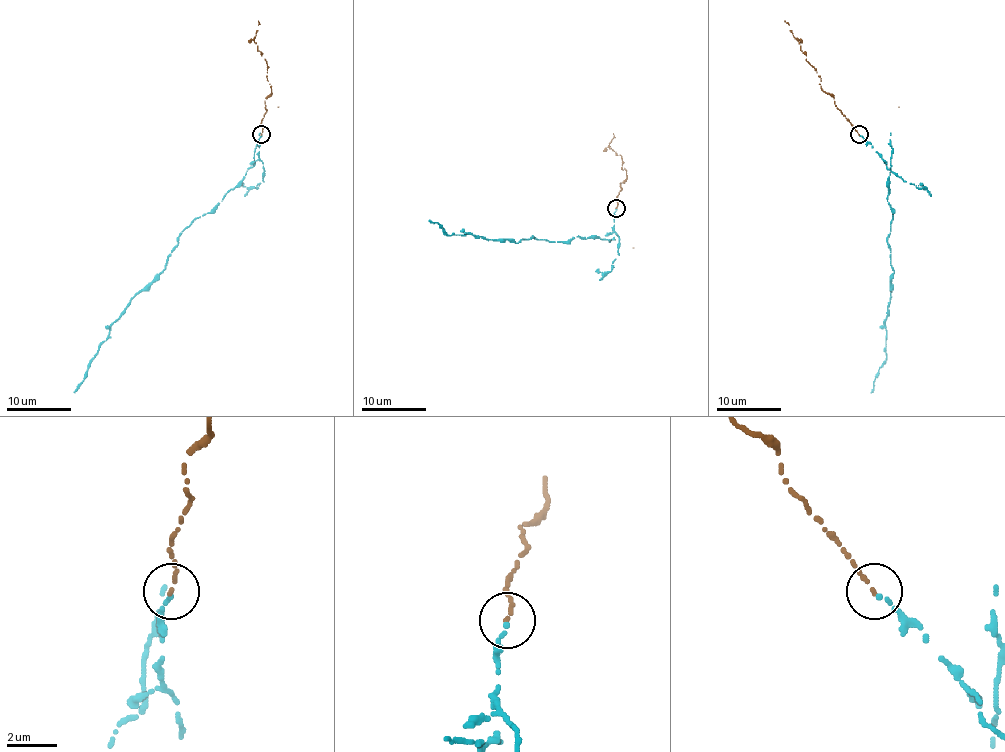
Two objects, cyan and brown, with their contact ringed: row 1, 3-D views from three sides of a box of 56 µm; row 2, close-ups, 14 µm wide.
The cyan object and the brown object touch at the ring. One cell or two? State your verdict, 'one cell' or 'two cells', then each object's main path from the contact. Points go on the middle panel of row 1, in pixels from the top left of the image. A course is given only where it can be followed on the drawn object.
one cell; course cyan (617, 209), (613, 230), (602, 240), (487, 240), (467, 233), (448, 235), (436, 222), (428, 220); course brown (617, 207), (620, 183), (626, 178), (626, 170), (622, 170), (622, 157), (609, 147), (613, 133)

